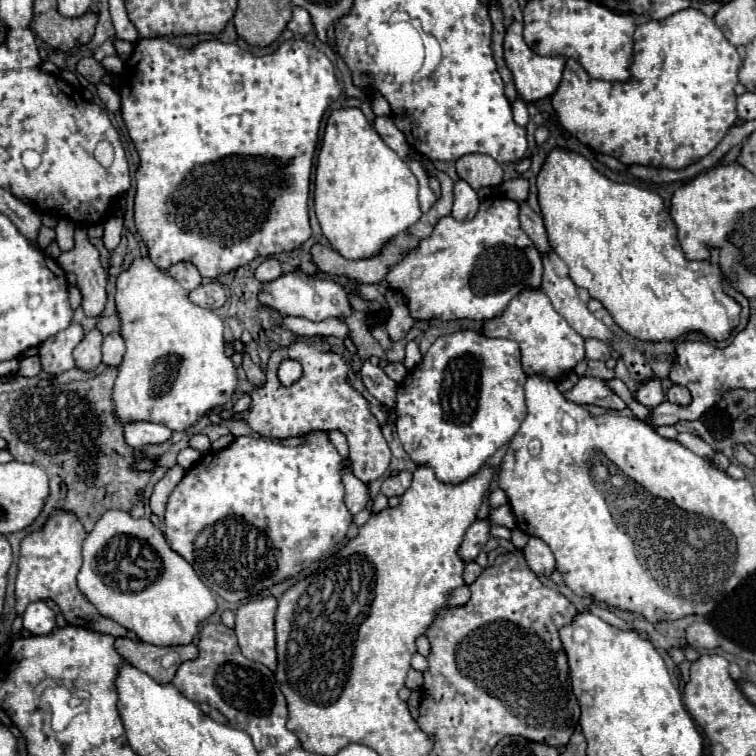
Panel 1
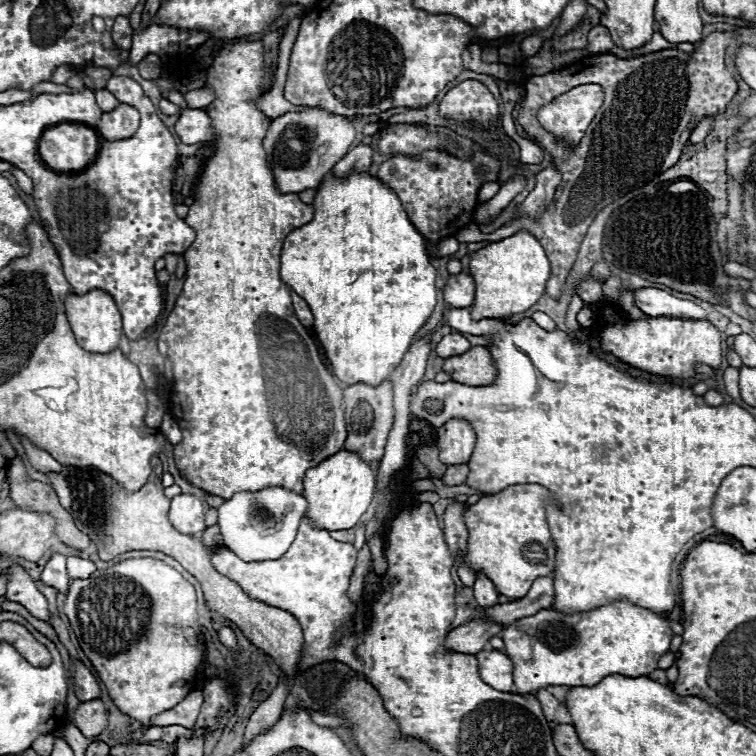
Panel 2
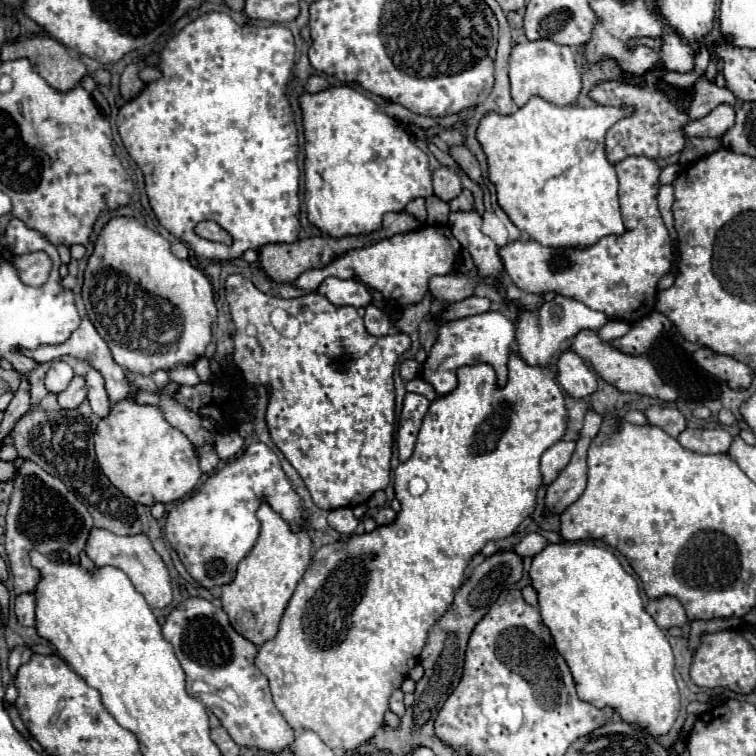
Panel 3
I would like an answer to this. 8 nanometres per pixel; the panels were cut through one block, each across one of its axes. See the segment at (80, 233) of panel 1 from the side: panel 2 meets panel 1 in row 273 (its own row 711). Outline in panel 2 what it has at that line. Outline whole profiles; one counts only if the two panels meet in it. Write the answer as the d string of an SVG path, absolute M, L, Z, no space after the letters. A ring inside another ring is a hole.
M90 700L90 702L84 702L82 706L78 706L72 714L66 714L68 722L72 722L86 738L92 738L92 736L98 736L106 724L108 724L108 718L106 718L106 710L102 706L100 700Z

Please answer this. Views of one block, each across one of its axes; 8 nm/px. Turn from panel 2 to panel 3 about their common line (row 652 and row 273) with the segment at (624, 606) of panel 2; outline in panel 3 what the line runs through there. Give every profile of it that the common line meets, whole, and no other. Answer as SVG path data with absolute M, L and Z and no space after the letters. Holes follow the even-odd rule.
M630 156L616 164L620 180L620 208L626 224L626 234L604 236L590 248L552 250L534 240L510 242L500 248L504 270L512 282L530 292L546 294L556 292L574 298L592 310L604 312L608 318L634 324L654 310L656 284L672 266L672 240L658 212L658 176L660 166L656 160L644 156Z

